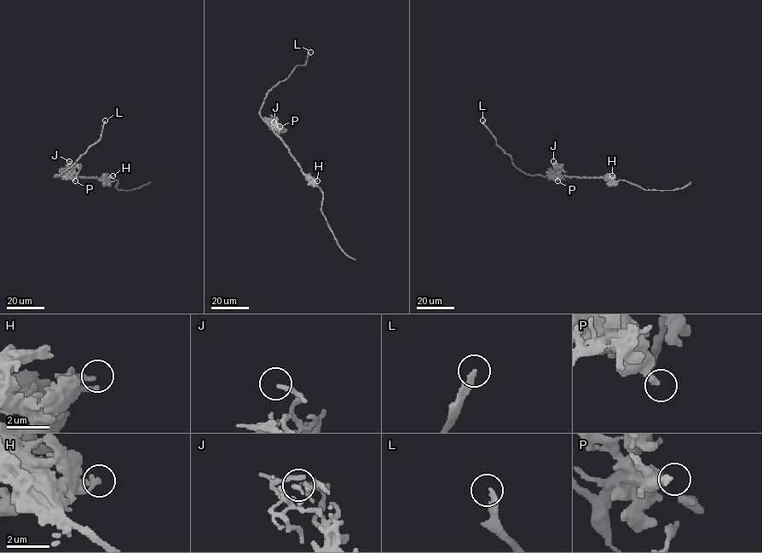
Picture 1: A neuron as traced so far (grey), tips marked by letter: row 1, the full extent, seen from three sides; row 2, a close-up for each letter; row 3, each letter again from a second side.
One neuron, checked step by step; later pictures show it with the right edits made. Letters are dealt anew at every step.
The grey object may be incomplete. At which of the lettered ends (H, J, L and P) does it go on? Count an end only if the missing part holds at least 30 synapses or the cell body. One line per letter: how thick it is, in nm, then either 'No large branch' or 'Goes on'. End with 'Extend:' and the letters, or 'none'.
H: Thickness 200 nm. No large branch
J: Thickness 180 nm. No large branch
L: Thickness 200 nm. Goes on
P: Thickness 300 nm. No large branch
Extend: L

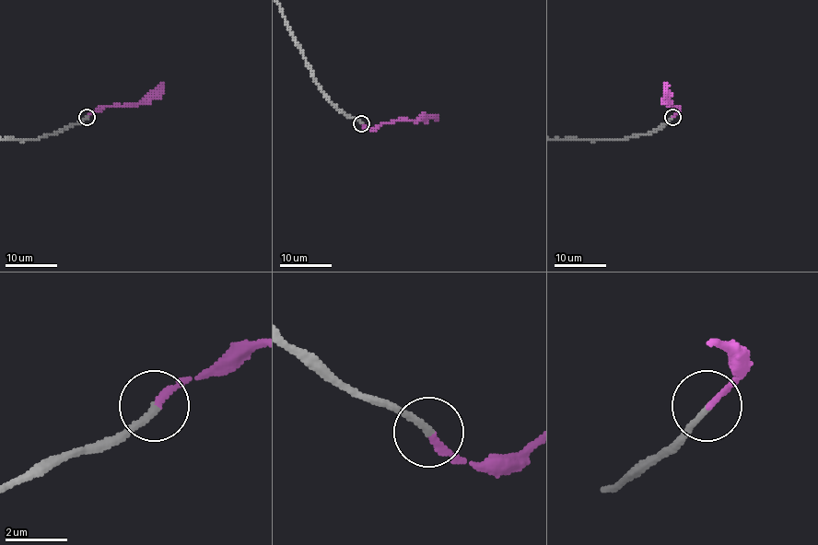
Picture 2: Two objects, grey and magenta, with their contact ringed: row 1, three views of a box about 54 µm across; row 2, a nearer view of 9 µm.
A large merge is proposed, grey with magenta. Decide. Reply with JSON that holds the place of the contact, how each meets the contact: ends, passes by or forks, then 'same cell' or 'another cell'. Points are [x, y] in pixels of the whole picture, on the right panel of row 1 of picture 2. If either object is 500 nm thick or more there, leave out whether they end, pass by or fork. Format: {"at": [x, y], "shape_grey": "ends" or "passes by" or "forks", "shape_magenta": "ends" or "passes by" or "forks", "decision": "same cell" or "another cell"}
{"at": [672, 117], "shape_grey": "ends", "shape_magenta": "ends", "decision": "same cell"}

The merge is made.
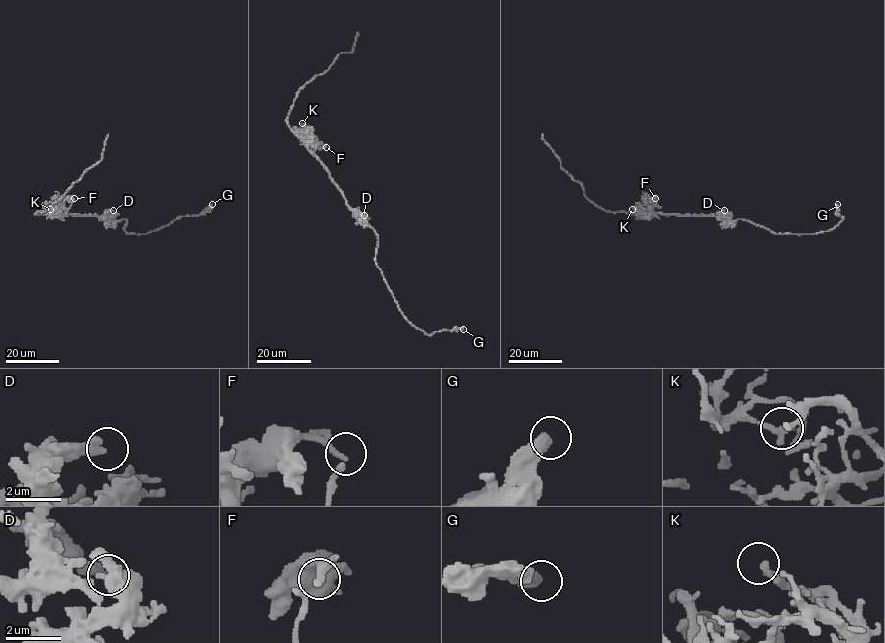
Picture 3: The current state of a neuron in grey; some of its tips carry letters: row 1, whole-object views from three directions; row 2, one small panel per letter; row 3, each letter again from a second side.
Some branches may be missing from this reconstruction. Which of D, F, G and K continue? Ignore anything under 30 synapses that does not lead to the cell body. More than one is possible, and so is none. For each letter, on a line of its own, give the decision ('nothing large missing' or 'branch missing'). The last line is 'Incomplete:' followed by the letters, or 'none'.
D: nothing large missing
F: nothing large missing
G: nothing large missing
K: nothing large missing
Incomplete: none

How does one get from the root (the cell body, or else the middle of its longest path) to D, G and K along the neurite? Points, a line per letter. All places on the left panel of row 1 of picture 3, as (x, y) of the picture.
D: (85, 215), (104, 216), (113, 210)
G: (85, 215), (114, 221), (125, 219), (124, 230), (127, 233), (146, 233), (181, 216), (202, 214), (212, 204)
K: (85, 215), (56, 214), (60, 212), (55, 207), (50, 209)

